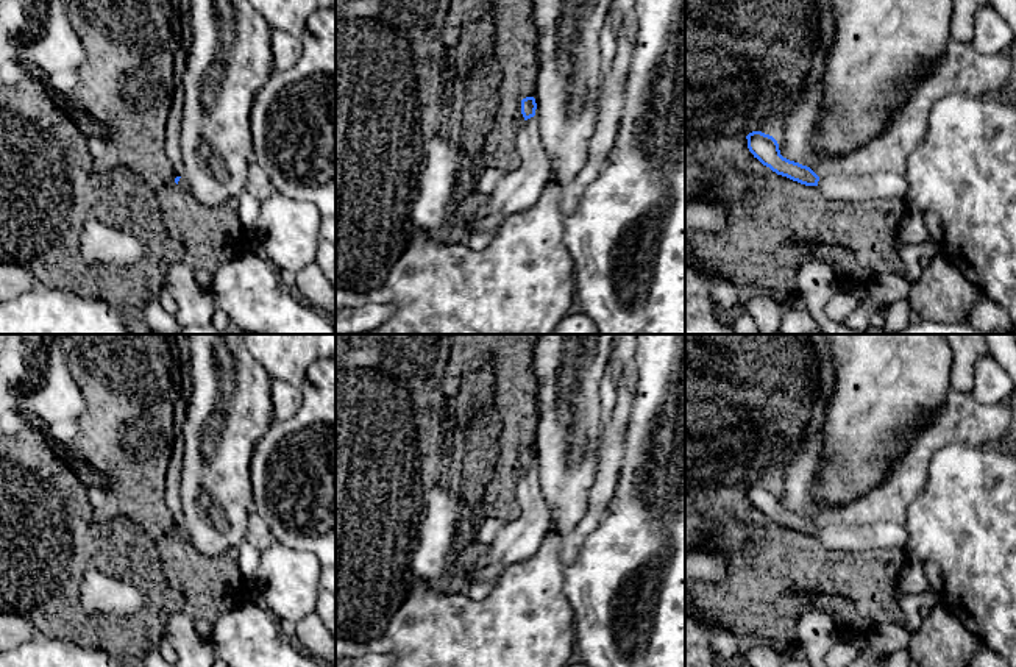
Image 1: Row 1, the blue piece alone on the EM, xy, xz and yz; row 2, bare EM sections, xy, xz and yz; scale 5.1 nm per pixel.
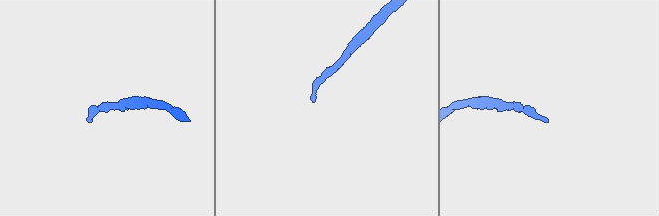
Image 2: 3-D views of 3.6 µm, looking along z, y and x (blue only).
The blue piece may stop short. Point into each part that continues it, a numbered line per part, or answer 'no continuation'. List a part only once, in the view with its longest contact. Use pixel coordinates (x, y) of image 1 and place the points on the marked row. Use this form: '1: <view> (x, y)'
1: yz (884, 185)

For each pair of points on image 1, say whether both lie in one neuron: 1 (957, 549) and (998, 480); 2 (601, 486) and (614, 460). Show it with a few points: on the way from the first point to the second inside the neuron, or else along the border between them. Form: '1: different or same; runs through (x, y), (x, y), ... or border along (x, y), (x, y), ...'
1: same; runs through (974, 531), (984, 522), (984, 497)
2: same; runs through (606, 480), (607, 466)

